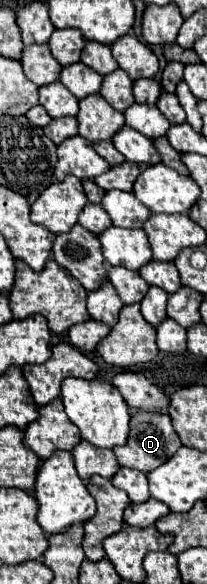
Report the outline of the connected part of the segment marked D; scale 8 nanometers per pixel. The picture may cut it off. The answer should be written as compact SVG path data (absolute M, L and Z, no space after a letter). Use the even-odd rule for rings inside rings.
M133 412L131 418L131 434L125 446L113 448L117 460L125 468L133 468L139 472L151 472L157 466L165 464L177 450L181 448L181 440L177 432L171 426L171 418L167 414L157 414L157 412Z

